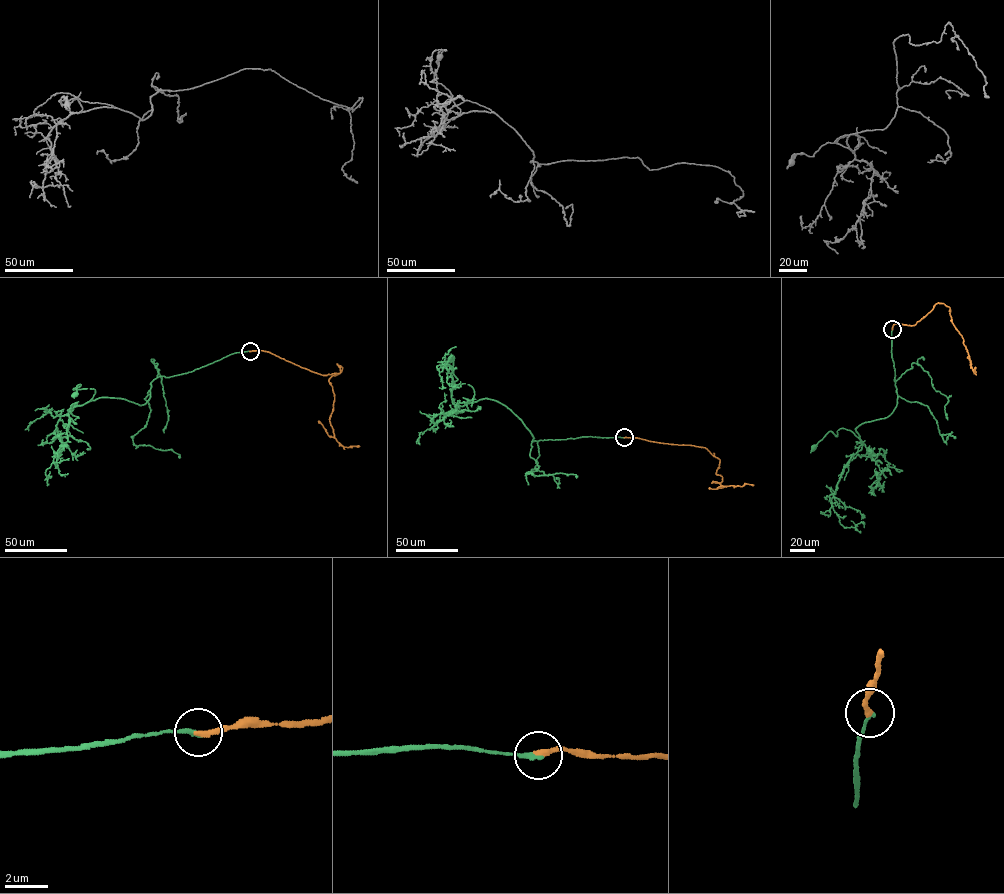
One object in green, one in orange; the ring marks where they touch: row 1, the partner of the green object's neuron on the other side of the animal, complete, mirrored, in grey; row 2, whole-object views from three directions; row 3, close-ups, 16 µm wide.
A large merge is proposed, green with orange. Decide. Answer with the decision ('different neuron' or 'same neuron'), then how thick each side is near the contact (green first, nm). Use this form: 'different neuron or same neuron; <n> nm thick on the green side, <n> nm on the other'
same neuron; 240 nm thick on the green side, 280 nm on the other

